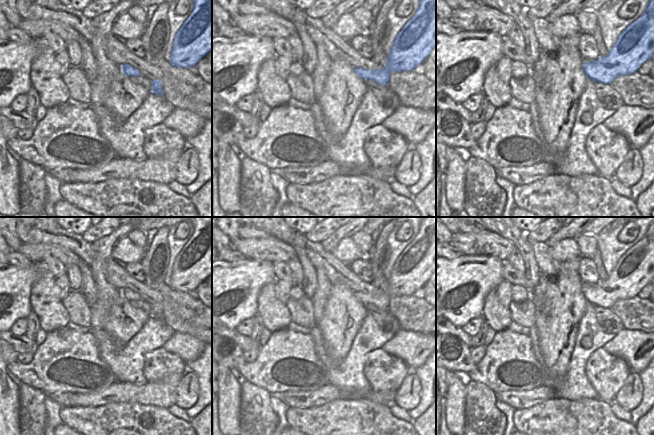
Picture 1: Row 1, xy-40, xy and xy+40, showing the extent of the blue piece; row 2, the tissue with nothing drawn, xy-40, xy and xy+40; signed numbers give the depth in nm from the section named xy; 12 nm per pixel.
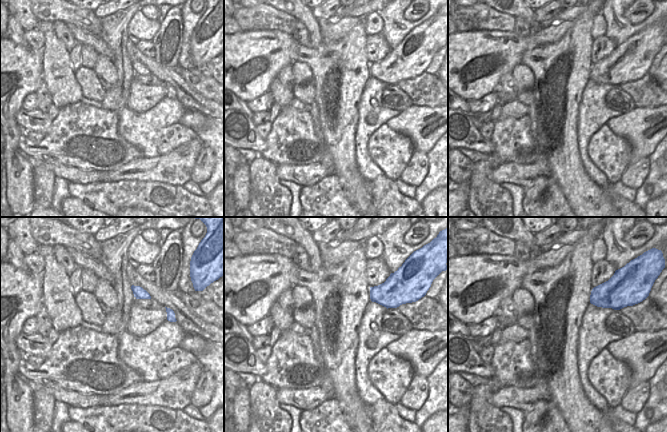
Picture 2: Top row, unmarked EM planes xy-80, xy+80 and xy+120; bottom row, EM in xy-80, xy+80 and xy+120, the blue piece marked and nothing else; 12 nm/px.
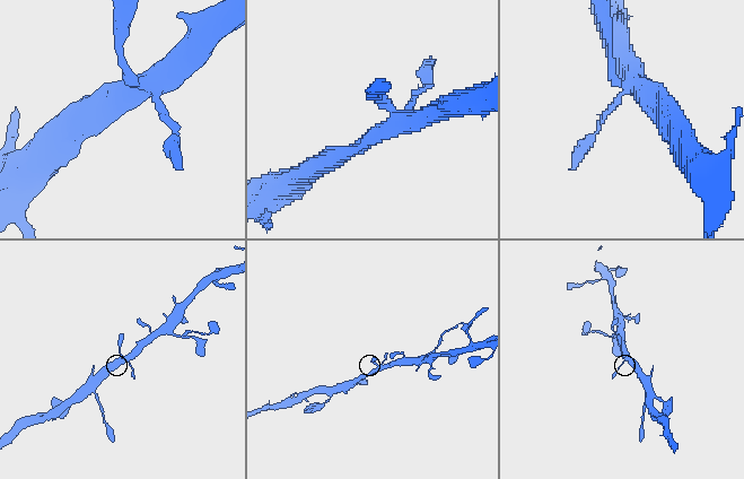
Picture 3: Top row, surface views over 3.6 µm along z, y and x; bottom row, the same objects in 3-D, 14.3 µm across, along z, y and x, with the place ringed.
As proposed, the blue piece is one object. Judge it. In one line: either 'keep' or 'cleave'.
keep

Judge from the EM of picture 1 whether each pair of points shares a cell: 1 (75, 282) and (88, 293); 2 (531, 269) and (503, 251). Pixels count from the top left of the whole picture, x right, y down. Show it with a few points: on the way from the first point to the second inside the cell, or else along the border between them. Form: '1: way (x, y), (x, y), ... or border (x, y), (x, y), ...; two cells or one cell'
1: border (77, 266), (81, 275), (79, 290); two cells
2: border (496, 234), (506, 238), (516, 248); two cells

